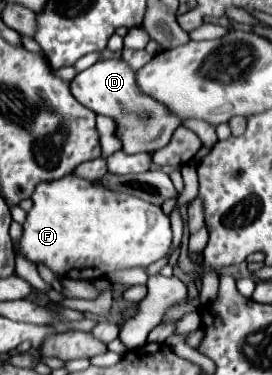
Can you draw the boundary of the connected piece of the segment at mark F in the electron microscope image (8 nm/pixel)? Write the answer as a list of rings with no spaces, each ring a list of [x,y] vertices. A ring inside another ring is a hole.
[[[74,173],[40,183],[32,193],[34,207],[28,211],[24,221],[24,233],[20,239],[20,251],[32,263],[44,263],[56,273],[56,277],[66,279],[100,279],[106,273],[128,269],[128,267],[148,267],[150,263],[168,257],[172,251],[172,229],[168,215],[162,213],[160,207],[148,205],[138,197],[132,197],[122,191],[112,191],[96,181],[82,179]]]

